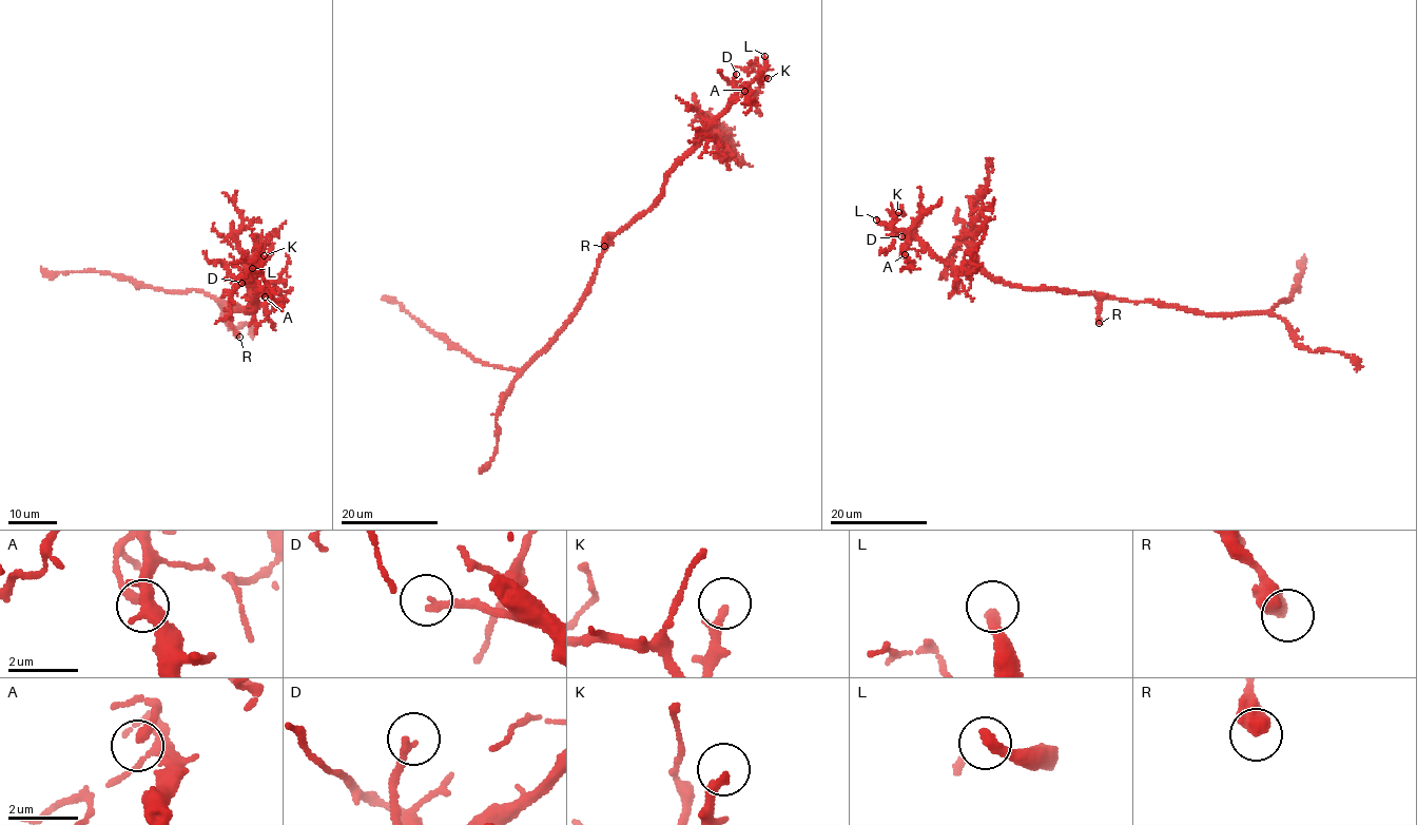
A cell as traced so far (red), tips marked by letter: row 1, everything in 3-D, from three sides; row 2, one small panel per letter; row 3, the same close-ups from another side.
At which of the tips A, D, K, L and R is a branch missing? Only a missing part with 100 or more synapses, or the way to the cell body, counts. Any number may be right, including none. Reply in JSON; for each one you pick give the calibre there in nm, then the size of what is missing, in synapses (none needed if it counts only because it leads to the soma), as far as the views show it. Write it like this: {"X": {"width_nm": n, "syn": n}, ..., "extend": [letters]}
{"L": {"width_nm": 320}, "extend": ["L"]}

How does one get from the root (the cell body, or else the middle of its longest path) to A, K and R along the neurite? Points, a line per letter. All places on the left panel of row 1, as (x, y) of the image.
A: (234, 308), (230, 311), (252, 311), (245, 313), (250, 300), (254, 303), (254, 279), (265, 296)
K: (234, 308), (230, 311), (252, 311), (245, 313), (250, 300), (254, 303), (252, 283), (264, 255)
R: (234, 308), (230, 310), (229, 322), (239, 337)

